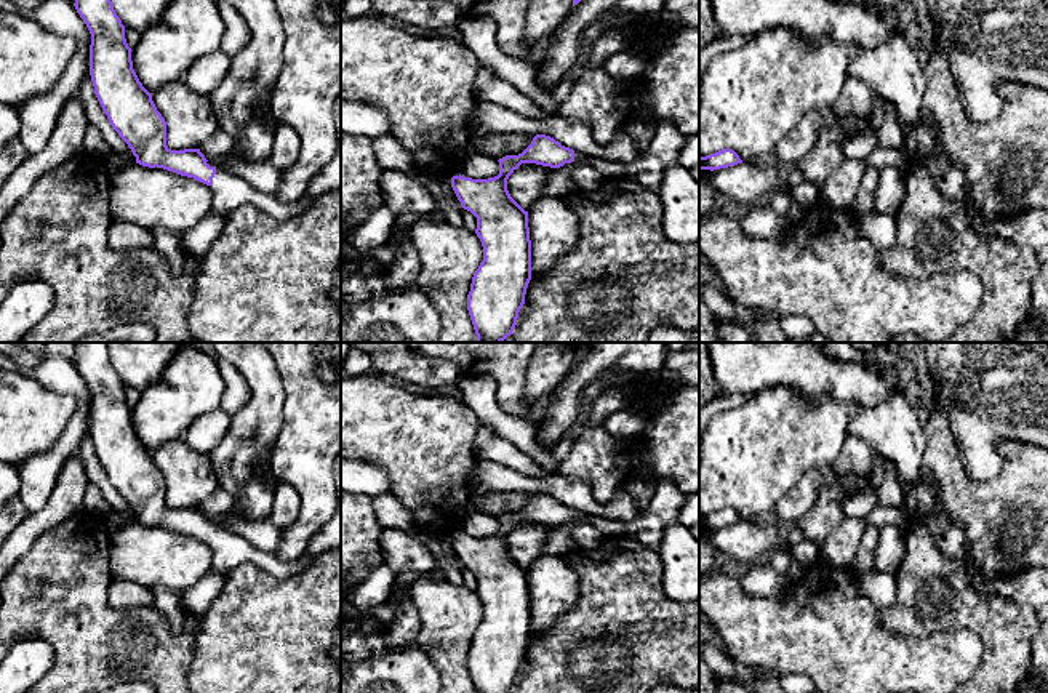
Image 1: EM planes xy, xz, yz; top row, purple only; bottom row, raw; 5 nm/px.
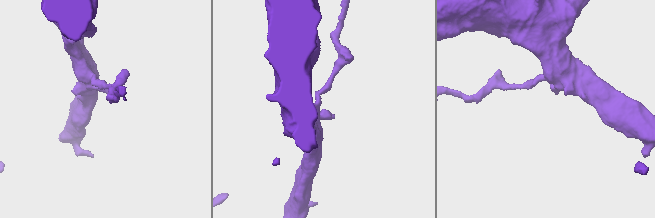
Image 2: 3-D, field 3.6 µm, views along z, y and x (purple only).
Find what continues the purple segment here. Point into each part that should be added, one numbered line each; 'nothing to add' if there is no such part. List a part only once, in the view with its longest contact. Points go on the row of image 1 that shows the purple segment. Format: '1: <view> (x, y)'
1: xy (229, 191)

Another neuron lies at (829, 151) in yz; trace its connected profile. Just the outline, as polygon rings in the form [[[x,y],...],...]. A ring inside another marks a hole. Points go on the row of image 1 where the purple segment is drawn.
[[[824,128],[814,147],[794,166],[803,173],[805,181],[821,189],[832,171],[846,160],[845,144],[850,139],[850,134],[837,128]]]

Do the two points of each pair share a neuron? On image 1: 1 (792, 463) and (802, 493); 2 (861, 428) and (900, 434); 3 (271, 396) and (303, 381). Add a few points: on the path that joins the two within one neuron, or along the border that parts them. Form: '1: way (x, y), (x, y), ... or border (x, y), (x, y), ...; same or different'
1: border (831, 463), (812, 468), (772, 508); different
2: way (871, 428), (890, 429); same
3: border (272, 359), (284, 386), (285, 404); different

